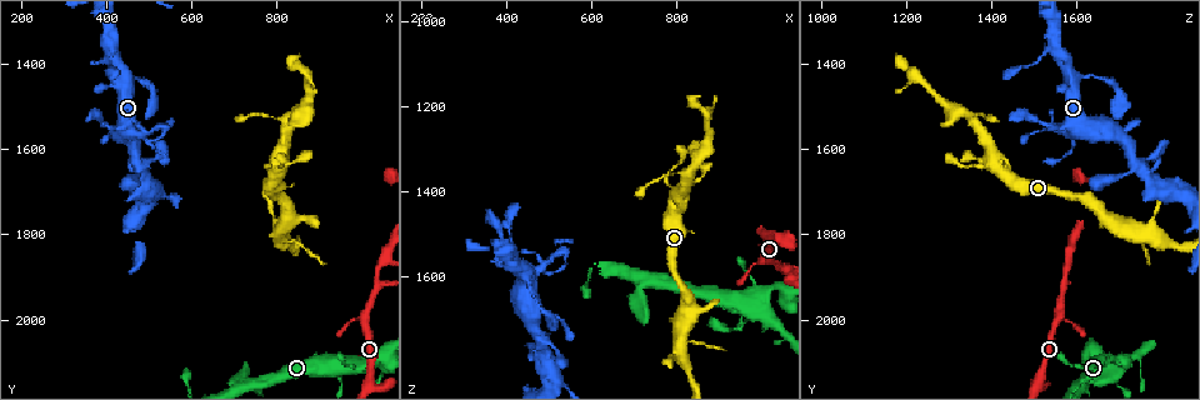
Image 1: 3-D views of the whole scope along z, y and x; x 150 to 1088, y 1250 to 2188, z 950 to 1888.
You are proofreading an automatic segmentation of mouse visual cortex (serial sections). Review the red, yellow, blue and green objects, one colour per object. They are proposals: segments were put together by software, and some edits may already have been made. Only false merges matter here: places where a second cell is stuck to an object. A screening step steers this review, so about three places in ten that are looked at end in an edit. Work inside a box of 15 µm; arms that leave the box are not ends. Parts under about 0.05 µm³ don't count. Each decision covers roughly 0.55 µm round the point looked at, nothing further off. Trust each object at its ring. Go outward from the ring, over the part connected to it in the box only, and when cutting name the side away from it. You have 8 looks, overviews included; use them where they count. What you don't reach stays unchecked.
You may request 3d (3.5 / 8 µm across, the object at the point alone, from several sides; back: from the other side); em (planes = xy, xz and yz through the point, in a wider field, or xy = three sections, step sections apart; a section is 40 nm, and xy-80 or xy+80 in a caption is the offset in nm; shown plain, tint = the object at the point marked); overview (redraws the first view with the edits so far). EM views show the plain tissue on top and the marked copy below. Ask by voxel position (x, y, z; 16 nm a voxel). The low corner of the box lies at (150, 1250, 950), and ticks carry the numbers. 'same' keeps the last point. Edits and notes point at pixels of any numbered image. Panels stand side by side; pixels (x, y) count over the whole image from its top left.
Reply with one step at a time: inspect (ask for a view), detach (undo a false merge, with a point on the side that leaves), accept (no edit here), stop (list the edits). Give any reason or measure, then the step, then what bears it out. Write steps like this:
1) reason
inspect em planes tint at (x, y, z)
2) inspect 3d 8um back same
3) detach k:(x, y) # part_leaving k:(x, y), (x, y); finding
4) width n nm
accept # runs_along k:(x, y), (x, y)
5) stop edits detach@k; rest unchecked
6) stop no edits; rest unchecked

inspect 3d 8um at (1035, 1930, 1575)

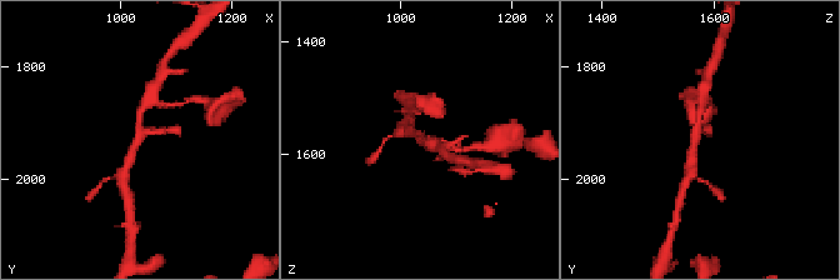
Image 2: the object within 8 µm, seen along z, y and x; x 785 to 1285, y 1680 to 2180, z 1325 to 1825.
arms 3; arm_widths 150, 200, 300 nm
inspect em planes tint at (1030, 1920, 1570)

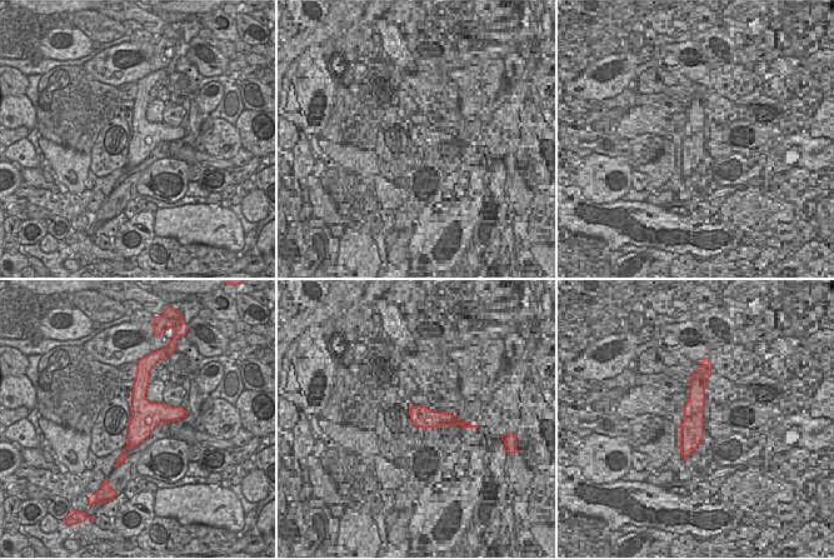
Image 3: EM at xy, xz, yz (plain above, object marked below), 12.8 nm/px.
accept # runs_along 2:(126, 168), (140, 110), (149, 103); continuous, no second cell

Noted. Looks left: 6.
sharp bend
inspect 3d 3.5um at (800, 1640, 1400)

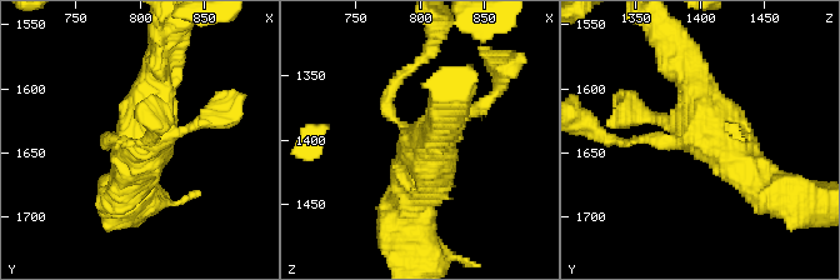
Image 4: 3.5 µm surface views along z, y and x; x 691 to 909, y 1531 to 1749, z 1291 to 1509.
inspect em xy step 3 tint same

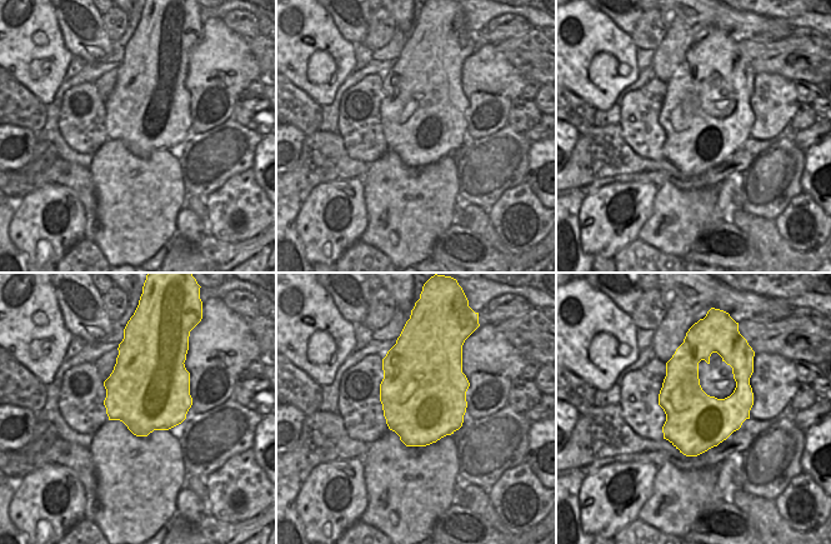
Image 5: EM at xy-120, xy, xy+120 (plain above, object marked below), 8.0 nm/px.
inspect em xy step 5 tint same

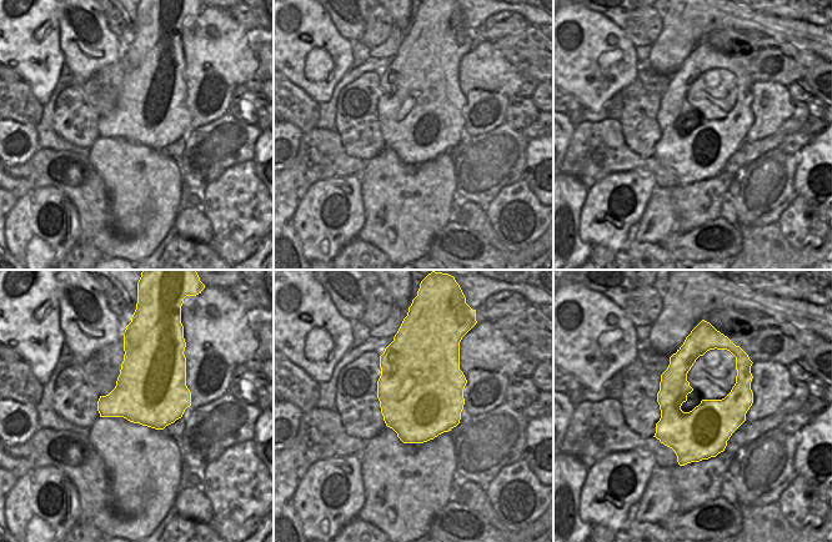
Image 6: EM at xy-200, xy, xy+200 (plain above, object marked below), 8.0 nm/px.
width 700 nm
accept # runs_along 4:(765, 184), (743, 110); one cell here

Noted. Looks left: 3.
a fork
inspect 3d 8um at (815, 1540, 1365)

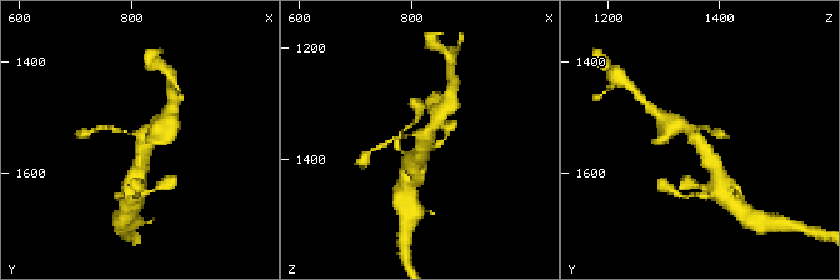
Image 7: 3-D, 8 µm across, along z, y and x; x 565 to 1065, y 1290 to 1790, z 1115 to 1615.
closer look
inspect 3d 3.5um back at (820, 1530, 1355)

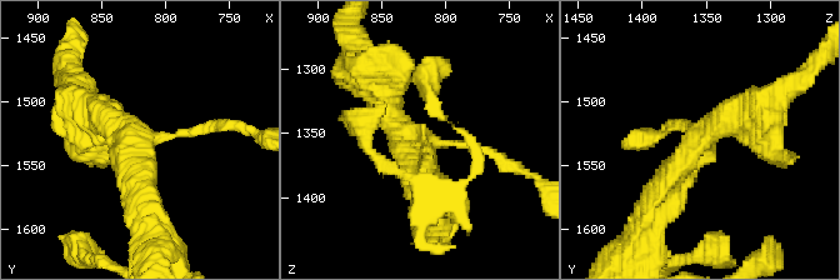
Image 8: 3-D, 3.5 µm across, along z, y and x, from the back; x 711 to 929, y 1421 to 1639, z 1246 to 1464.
shape alone is not enough
inspect em xy step 1 tint at (822, 1532, 1360)

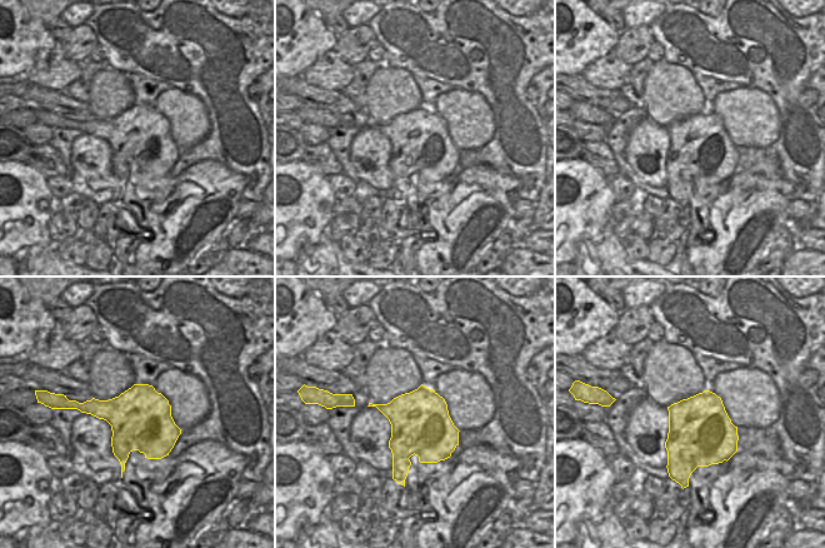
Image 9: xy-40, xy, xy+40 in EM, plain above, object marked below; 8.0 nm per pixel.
width 480 nm
accept # runs_along 8:(646, 216), (710, 125), (755, 118); all the same cell

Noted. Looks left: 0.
stop no edits; rest unchecked

